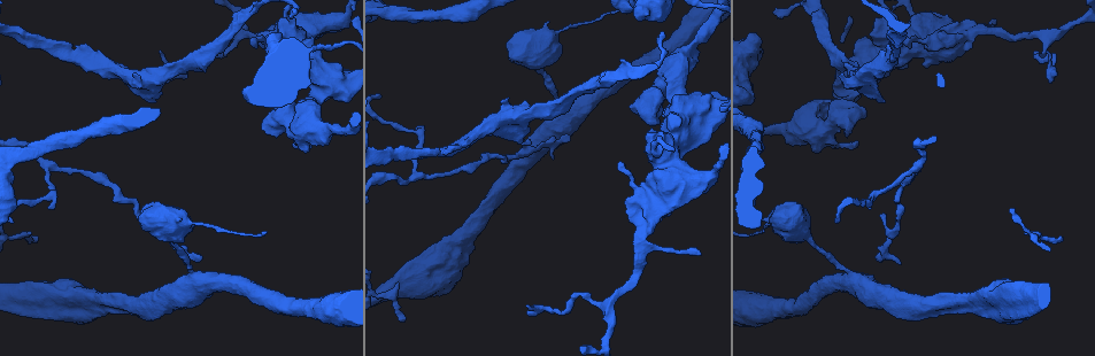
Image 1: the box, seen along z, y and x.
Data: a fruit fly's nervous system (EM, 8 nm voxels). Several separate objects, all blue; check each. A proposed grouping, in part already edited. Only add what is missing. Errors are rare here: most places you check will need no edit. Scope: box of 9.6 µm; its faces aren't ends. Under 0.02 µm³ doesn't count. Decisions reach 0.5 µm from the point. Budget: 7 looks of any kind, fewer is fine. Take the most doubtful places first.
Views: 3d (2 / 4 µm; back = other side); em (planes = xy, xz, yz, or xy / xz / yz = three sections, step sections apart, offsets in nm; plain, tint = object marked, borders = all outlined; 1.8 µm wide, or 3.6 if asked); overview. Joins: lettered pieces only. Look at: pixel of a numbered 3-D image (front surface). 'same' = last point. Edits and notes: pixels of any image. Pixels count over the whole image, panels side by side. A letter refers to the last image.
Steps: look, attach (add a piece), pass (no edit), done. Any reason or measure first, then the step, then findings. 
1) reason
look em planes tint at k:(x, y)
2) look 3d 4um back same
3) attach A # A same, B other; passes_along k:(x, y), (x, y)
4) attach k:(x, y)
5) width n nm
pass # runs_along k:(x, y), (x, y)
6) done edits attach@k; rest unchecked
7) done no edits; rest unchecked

branch stops here
look 3d 4um at 1:(649, 15)

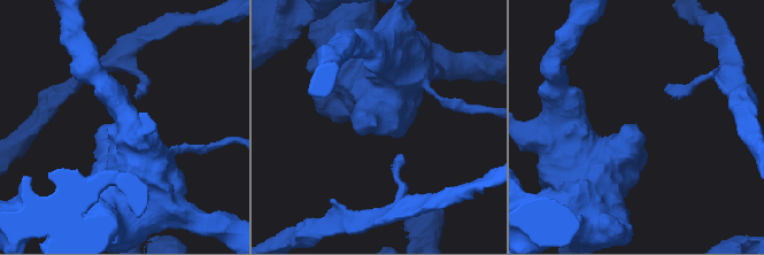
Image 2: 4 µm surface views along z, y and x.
now the EM
look em xz step 16 tint at 2:(636, 126)

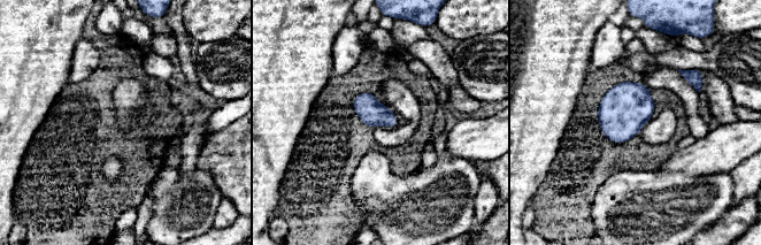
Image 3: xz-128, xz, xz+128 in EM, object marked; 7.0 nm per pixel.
look em planes borders same

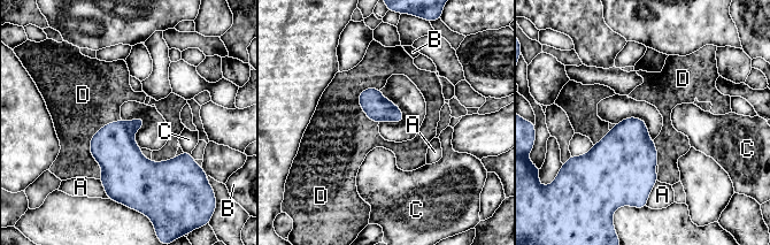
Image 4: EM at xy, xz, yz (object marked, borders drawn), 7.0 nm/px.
pass # A other, B other, C other, D other; border 4:(121, 119), (90, 142), (98, 178); none of them fits

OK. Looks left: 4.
an open end
look em planes borders at 1:(884, 100)

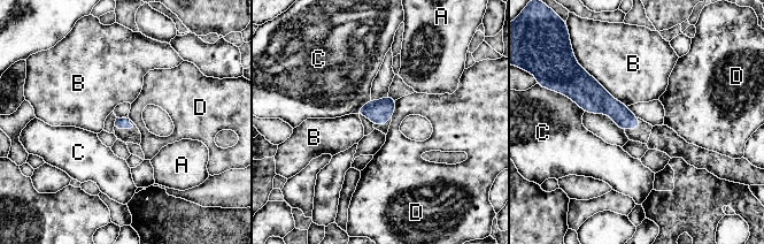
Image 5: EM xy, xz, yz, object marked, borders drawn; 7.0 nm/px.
pass # A other, B other, C other, D other; border 5:(396, 100), (394, 114), (391, 117); none of them fits

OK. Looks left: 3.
long arm stops here
look em planes borders at 1:(1047, 51)

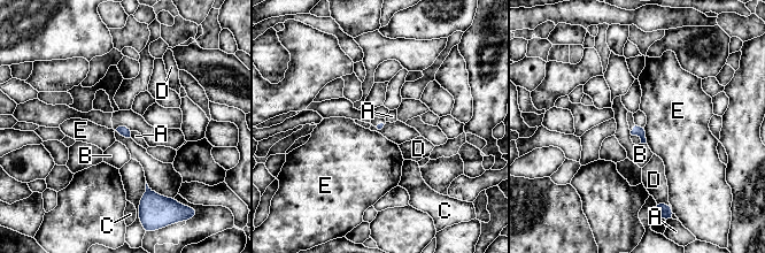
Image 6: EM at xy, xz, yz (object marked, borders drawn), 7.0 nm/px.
longest_contact E 110 nm
pass # A other, B other, C other, D other, E other; border 6:(643, 129), (647, 143); none of them fits

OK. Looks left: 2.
done no edits; rest unchecked

